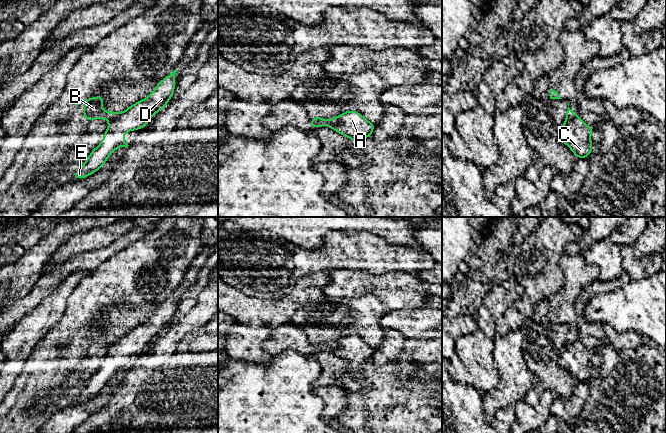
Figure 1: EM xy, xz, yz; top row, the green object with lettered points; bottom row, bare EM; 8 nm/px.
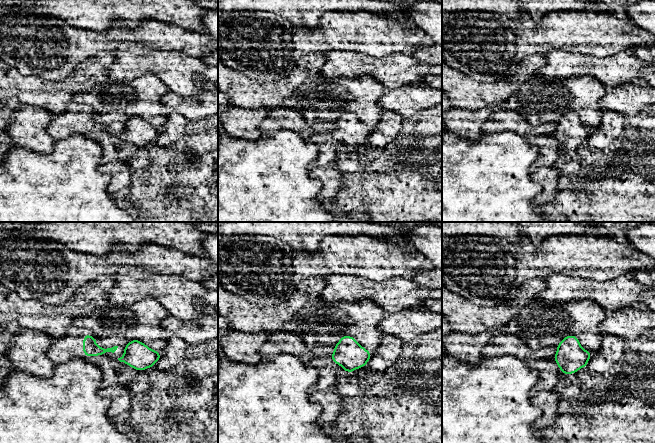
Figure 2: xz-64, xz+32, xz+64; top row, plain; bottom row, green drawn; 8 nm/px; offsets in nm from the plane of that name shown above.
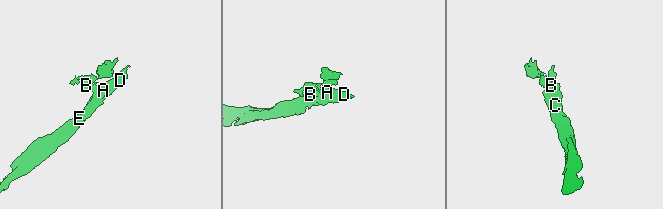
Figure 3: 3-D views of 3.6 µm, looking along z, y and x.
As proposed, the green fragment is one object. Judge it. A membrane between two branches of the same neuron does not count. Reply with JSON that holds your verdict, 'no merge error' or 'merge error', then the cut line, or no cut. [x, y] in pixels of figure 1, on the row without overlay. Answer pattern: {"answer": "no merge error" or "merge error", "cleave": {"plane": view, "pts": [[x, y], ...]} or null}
{"answer": "merge error", "cleave": {"plane": "yz", "pts": [[578, 339], [572, 342], [566, 341]]}}

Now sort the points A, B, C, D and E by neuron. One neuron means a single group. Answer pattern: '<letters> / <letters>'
A C D E / B

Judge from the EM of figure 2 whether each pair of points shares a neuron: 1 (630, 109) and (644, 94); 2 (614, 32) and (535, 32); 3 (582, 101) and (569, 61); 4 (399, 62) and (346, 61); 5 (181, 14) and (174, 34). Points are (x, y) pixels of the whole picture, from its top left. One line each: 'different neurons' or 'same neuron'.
1: same neuron
2: same neuron
3: different neurons
4: same neuron
5: different neurons

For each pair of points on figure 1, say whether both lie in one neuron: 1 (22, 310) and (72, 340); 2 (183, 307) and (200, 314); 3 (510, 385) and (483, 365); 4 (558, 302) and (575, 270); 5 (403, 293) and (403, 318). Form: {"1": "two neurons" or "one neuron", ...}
{"1": "two neurons", "2": "two neurons", "3": "two neurons", "4": "one neuron", "5": "two neurons"}

